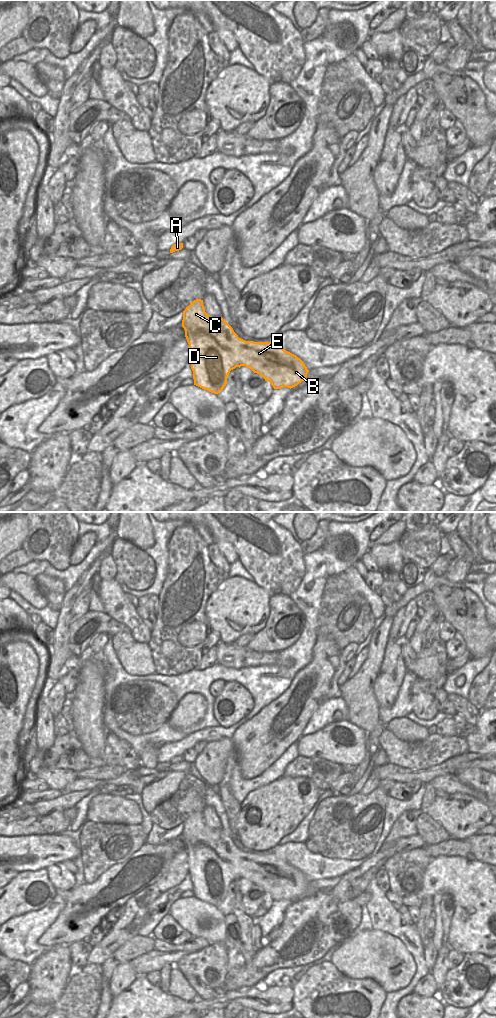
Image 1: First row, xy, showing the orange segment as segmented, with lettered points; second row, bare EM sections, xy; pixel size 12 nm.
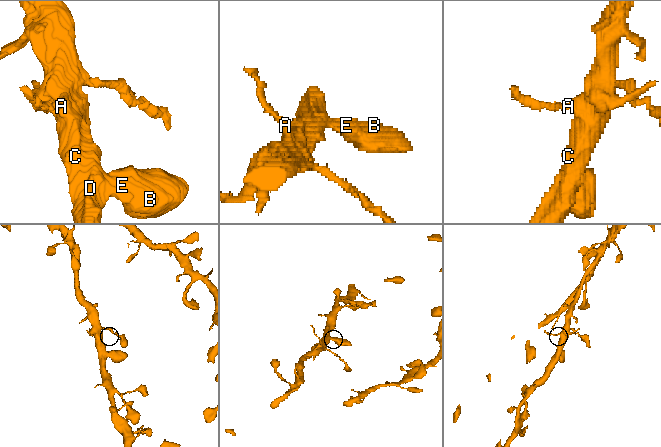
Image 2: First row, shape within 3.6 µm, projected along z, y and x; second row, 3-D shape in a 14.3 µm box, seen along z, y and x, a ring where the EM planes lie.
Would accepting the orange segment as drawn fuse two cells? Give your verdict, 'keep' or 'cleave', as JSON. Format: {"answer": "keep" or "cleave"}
{"answer": "keep"}

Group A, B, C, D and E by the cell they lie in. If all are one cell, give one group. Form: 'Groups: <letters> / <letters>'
Groups: A B C D E.

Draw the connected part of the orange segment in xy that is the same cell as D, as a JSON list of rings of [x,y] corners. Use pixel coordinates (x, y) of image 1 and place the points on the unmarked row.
[[[196,811],[183,823],[182,839],[189,856],[189,874],[194,897],[218,906],[227,896],[231,882],[246,878],[269,893],[274,901],[293,900],[304,893],[309,882],[296,867],[278,859],[273,853],[245,853],[222,829],[211,829],[205,824],[203,812]]]

